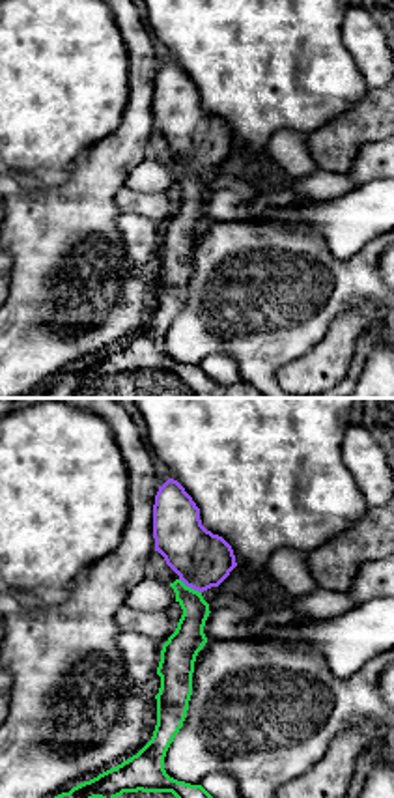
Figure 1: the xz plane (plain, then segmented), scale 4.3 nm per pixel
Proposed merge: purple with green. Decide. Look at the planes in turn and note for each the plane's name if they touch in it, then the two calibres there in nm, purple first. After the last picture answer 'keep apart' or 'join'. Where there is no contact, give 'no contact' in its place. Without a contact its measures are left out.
meets purple in xz; 240 nm thick on the purple side, 140 nm on the other

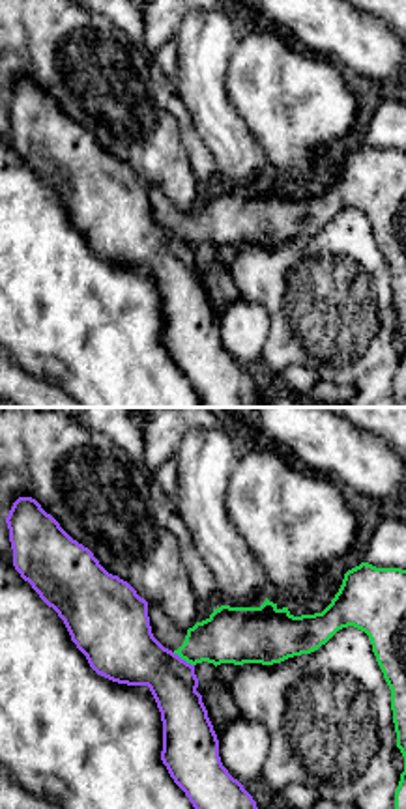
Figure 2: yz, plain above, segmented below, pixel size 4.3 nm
meets purple in yz; 260 nm thick on the purple side, 240 nm on the other

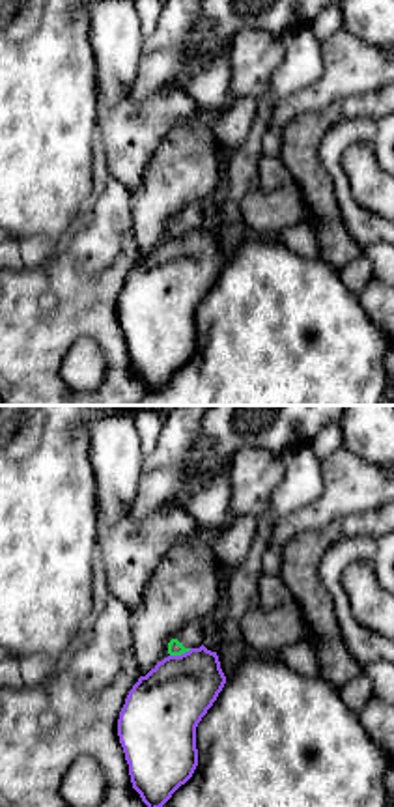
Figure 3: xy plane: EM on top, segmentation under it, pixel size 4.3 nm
meets purple in xy; 320 nm thick on the purple side, 60 nm on the other

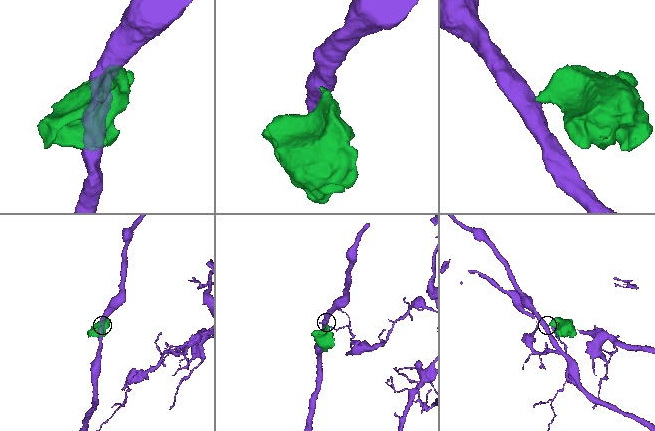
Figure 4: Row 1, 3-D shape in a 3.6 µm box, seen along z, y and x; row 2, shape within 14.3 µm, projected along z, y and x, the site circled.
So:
keep apart

